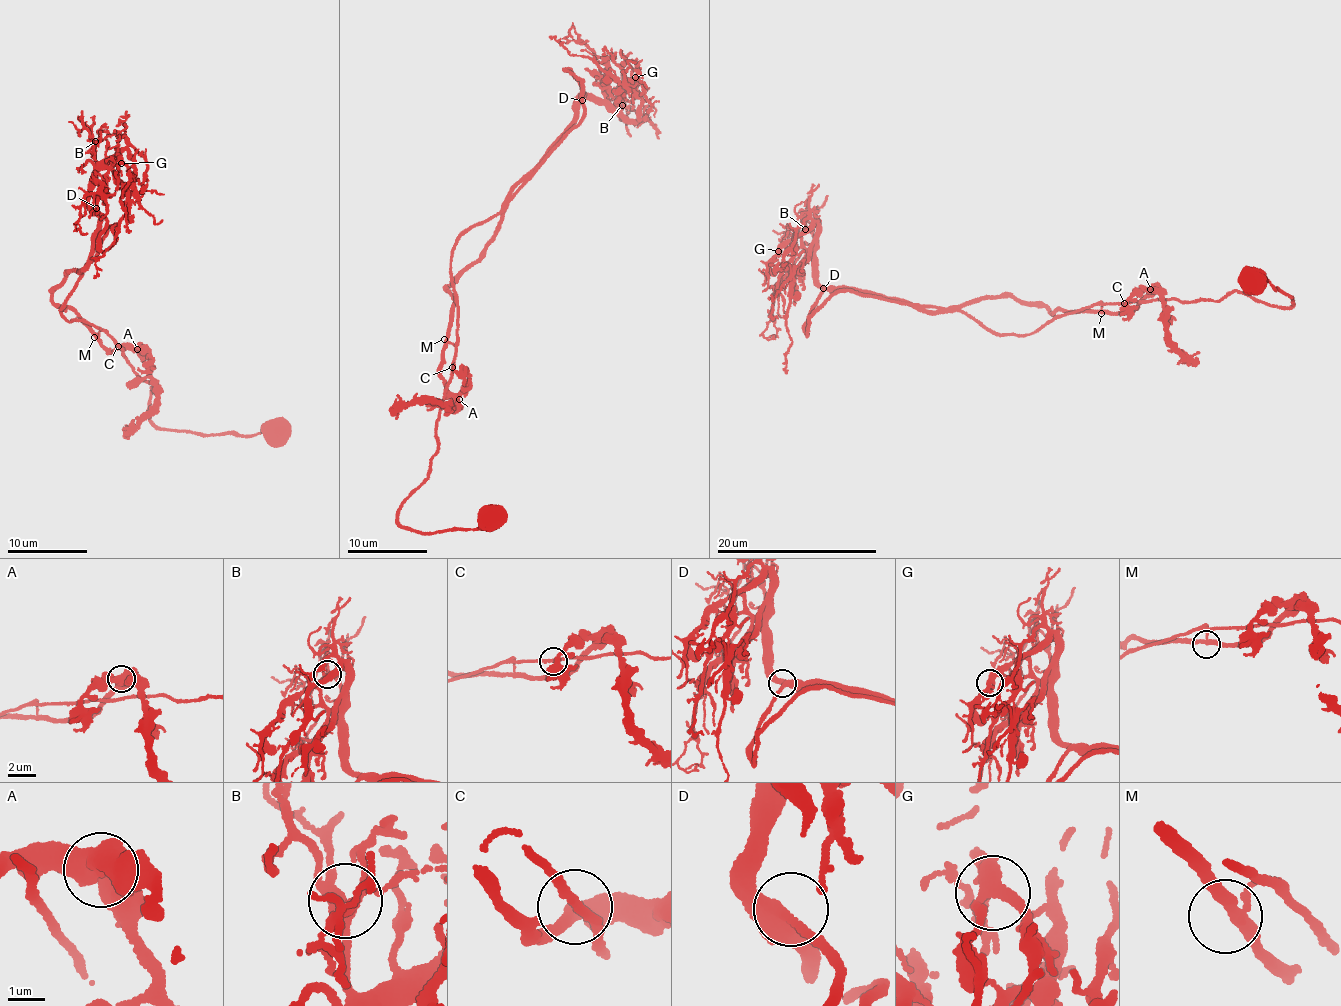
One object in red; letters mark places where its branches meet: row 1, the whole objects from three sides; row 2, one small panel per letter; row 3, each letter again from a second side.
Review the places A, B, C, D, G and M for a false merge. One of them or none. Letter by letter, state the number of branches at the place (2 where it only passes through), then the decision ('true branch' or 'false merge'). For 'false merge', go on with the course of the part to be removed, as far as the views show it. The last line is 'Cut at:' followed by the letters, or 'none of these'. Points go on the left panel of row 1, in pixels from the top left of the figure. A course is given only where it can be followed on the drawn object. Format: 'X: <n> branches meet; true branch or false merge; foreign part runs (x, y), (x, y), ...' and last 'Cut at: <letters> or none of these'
A: 3 branches meet; true branch
B: 5 branches meet; true branch
C: 2 branches meet; true branch
D: 2 branches meet; true branch
G: 3 branches meet; true branch
M: 3 branches meet; true branch
Cut at: none of these

